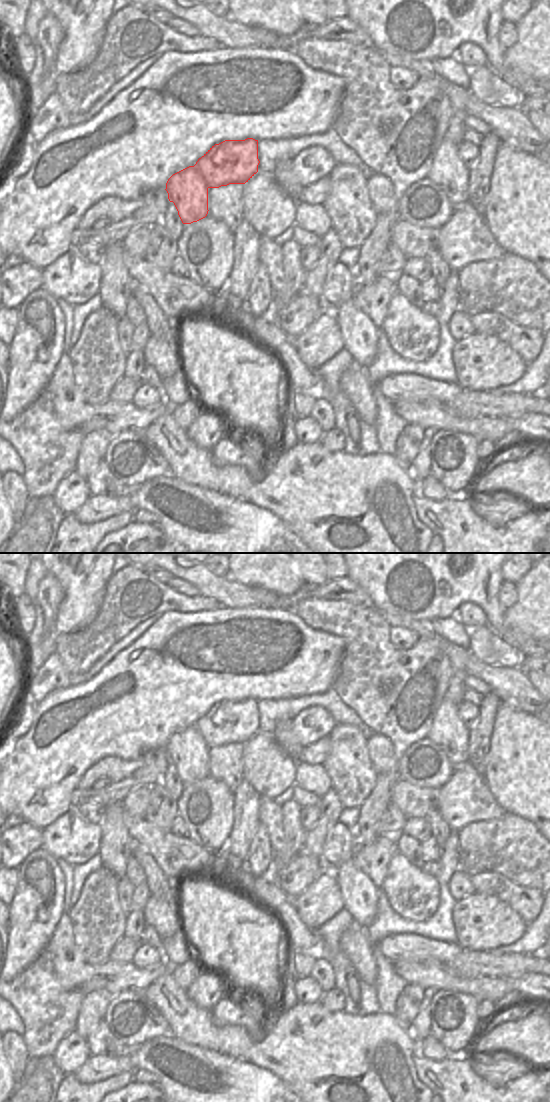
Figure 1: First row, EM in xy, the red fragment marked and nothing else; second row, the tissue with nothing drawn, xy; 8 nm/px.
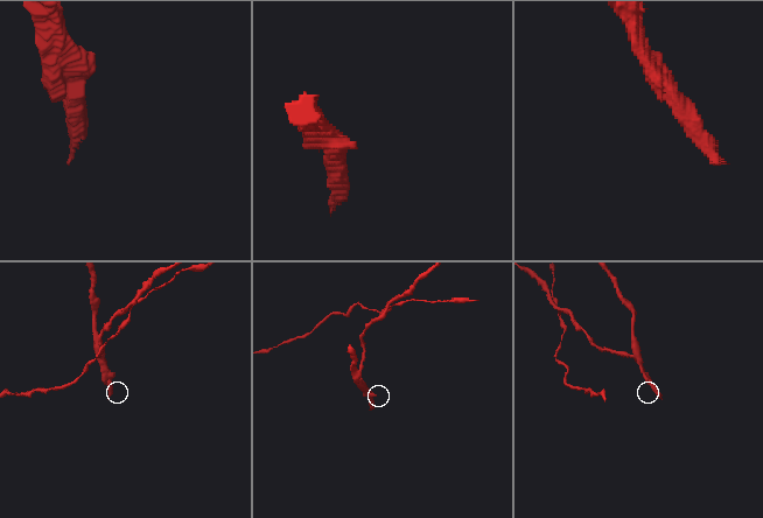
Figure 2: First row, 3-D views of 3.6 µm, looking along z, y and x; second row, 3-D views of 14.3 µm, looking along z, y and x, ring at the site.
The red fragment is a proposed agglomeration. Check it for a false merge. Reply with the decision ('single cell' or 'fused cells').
fused cells

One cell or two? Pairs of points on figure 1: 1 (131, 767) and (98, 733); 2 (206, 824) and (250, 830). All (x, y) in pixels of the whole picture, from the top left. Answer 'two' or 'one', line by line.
1: two
2: two

